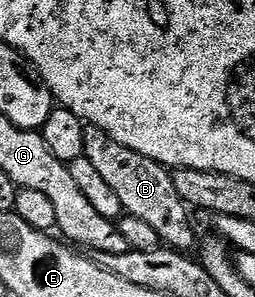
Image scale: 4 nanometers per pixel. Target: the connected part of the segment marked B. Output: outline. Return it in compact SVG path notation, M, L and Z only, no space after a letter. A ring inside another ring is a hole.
M91 126L85 129L84 158L95 163L96 171L106 179L107 185L111 185L119 197L122 212L139 217L139 221L147 221L147 225L159 233L164 246L186 253L198 246L199 235L189 224L190 208L186 207L183 197L179 197L170 168L151 161L151 157L143 157L143 153L135 153L135 149L127 149L127 145L119 145L119 141L112 139L106 131Z

